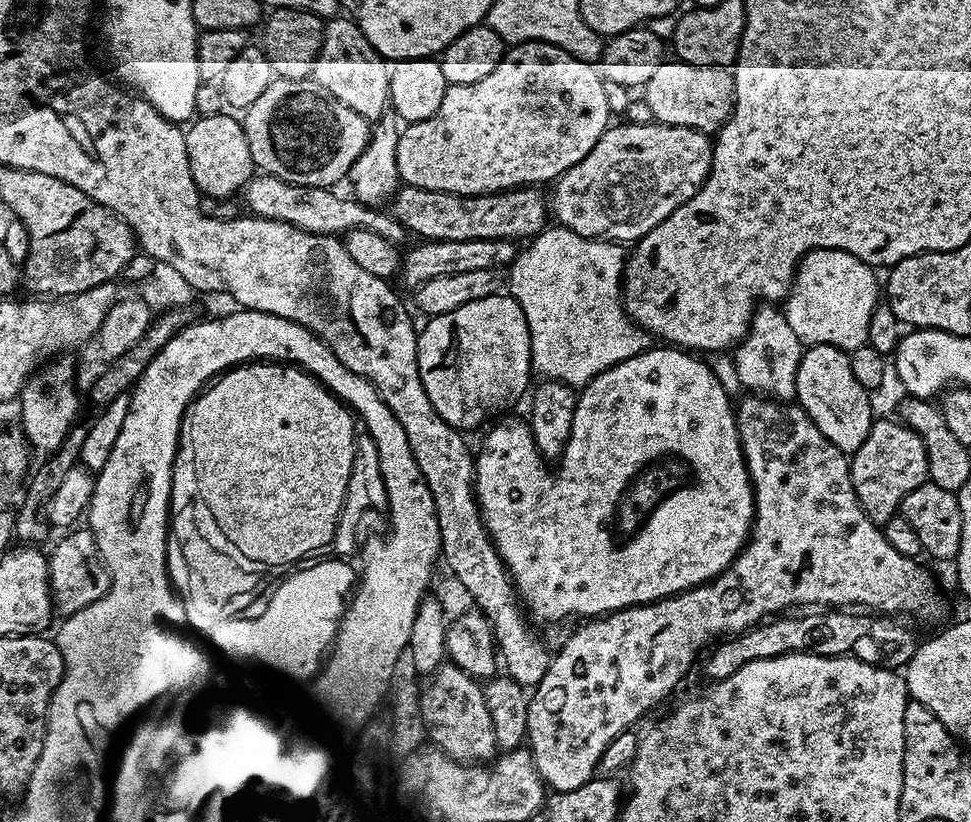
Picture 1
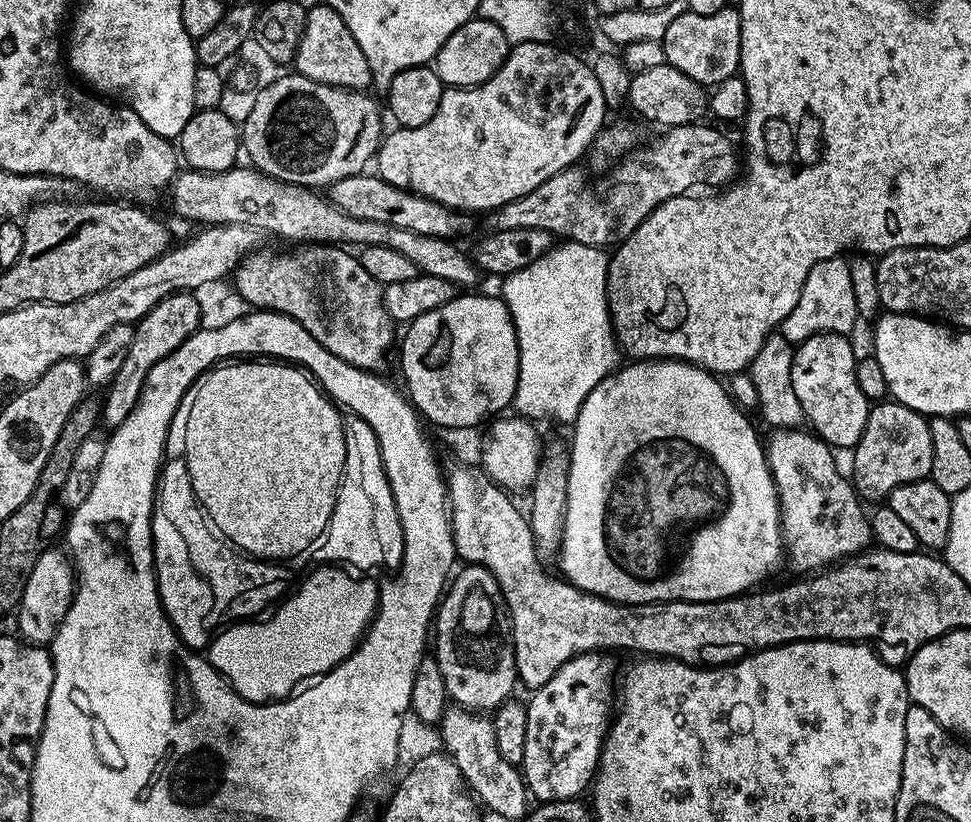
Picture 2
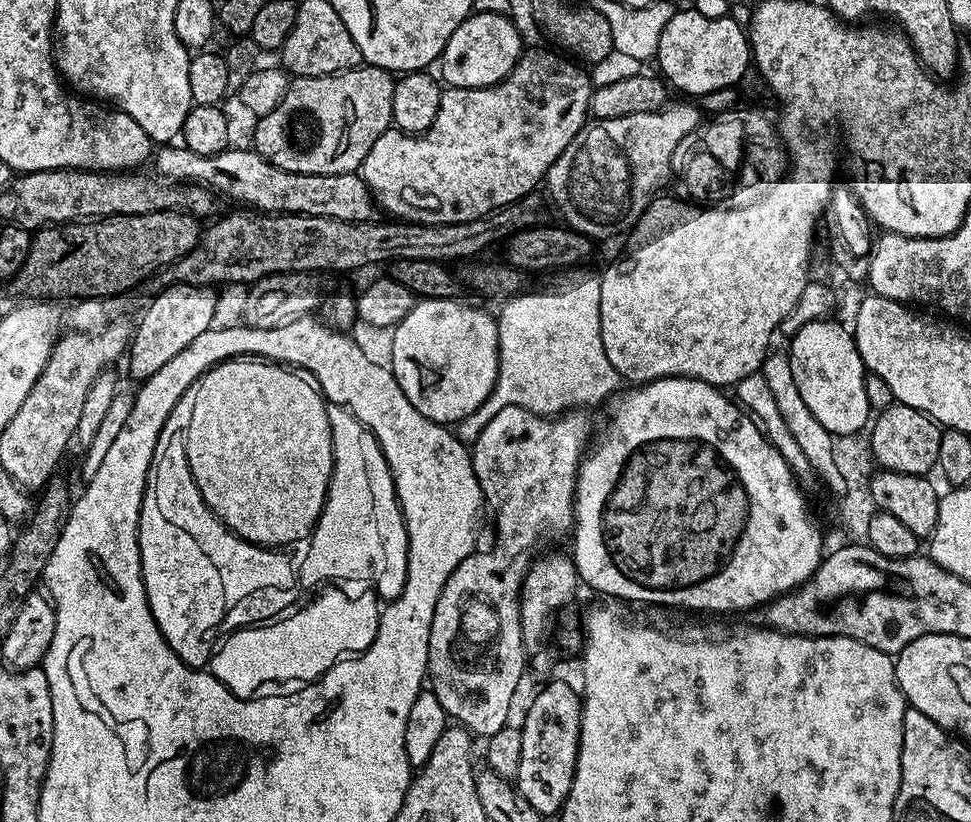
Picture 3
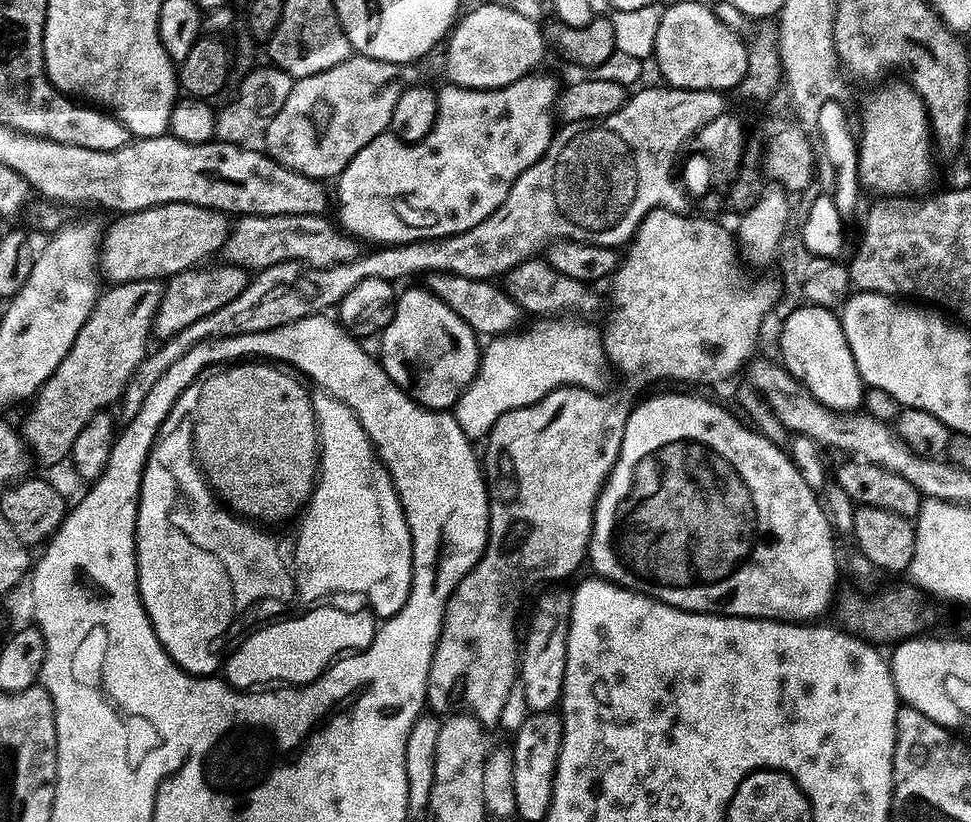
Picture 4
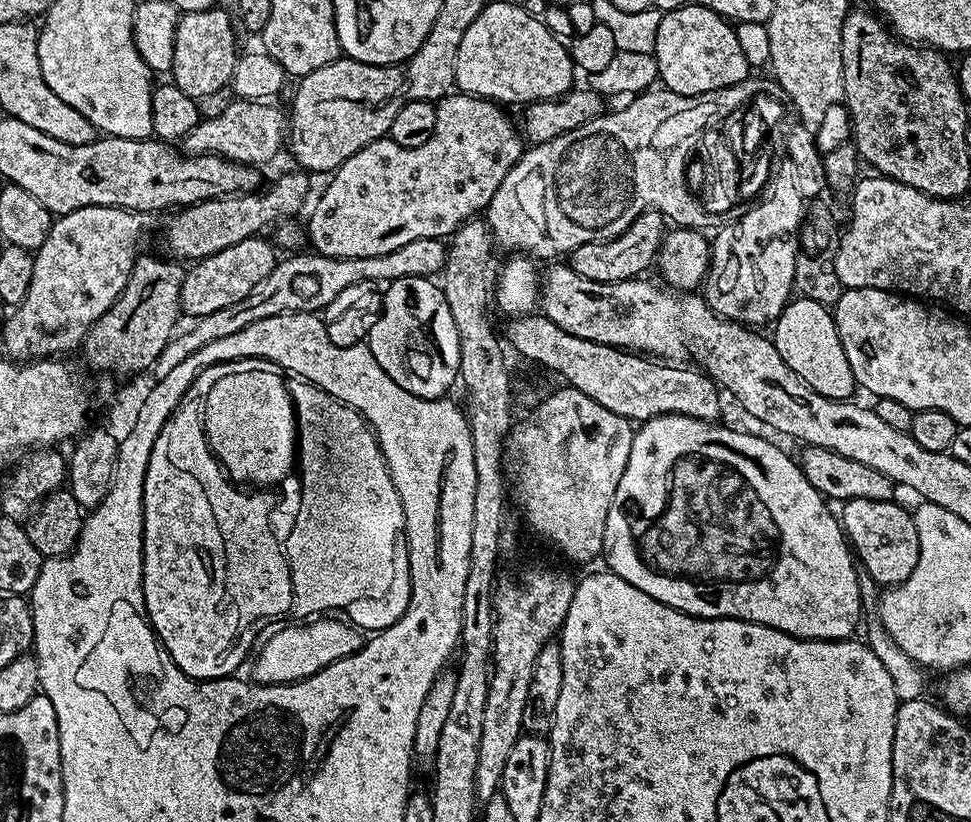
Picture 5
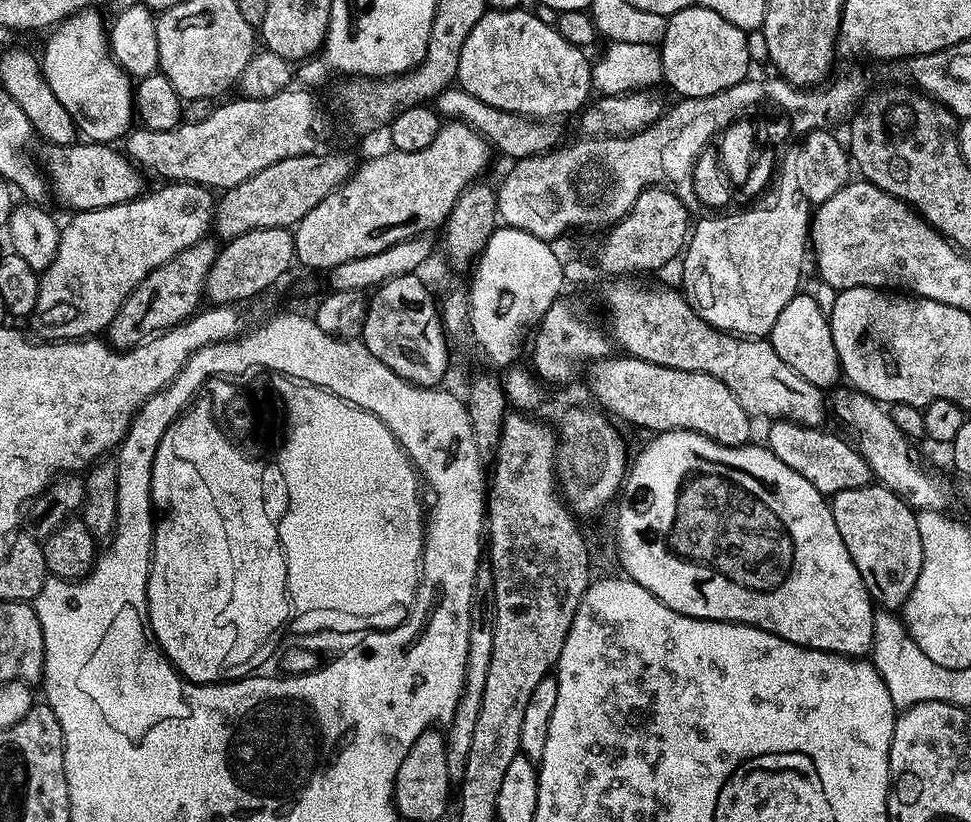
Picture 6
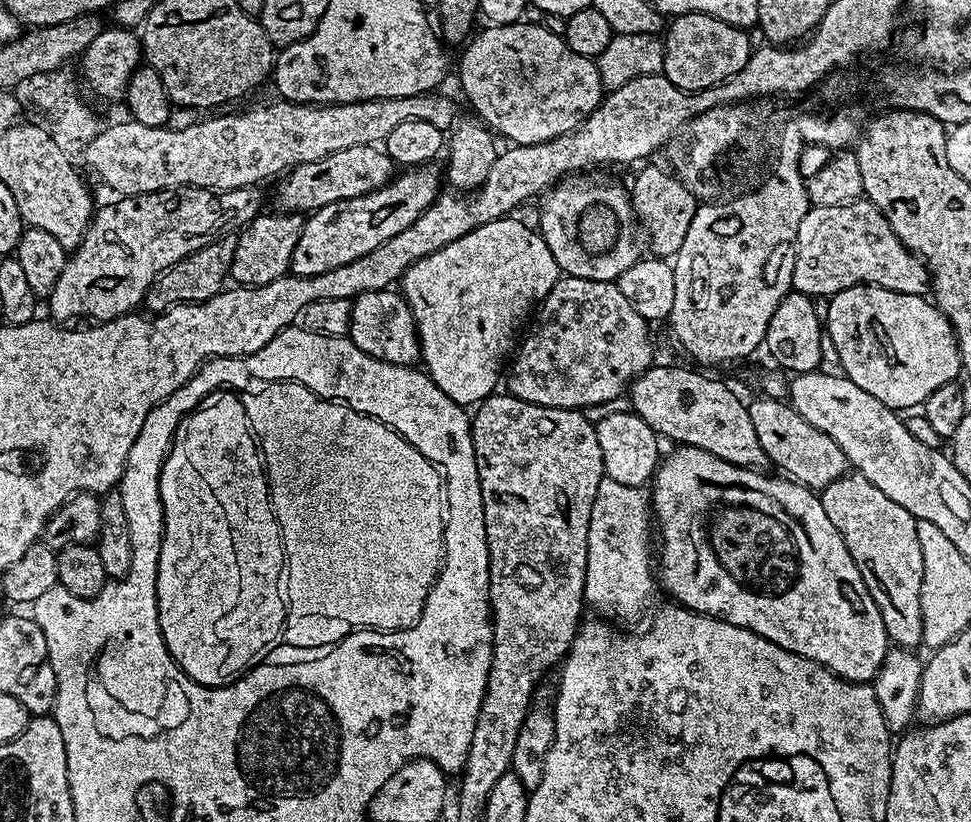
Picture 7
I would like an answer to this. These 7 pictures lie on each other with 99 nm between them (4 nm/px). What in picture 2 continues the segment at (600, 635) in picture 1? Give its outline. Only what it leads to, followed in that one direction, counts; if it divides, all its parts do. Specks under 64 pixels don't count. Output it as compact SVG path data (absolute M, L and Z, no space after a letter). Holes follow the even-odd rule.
M800 426L775 429L769 440L767 437L766 455L768 469L774 478L776 493L780 499L780 530L784 537L786 564L796 571L793 573L811 574L865 551L872 540L872 525L866 512L864 516L865 505L851 479L838 472L833 449L815 432L803 430ZM599 651L578 653L527 701L522 773L529 793L537 801L575 800L583 797L593 783L614 712L612 660L608 656Z

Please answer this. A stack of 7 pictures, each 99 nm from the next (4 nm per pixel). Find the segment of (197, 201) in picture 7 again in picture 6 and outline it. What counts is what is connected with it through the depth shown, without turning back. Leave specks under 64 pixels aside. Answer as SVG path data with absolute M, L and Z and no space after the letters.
M168 182L160 187L164 188L158 189L157 192L151 192L151 190L145 191L130 202L122 202L114 206L95 208L94 210L86 210L85 212L76 212L75 215L73 215L73 220L70 221L68 225L65 223L63 227L61 227L60 241L58 242L58 250L54 254L54 262L50 262L50 266L40 277L38 302L34 306L30 317L30 323L32 323L33 328L31 331L35 333L41 341L59 342L61 340L82 340L103 333L105 329L107 329L110 321L114 318L114 314L118 314L118 310L126 302L126 298L138 286L138 282L142 282L142 278L146 278L146 274L150 274L158 266L170 262L170 258L182 254L182 250L194 246L194 242L203 240L209 235L210 229L214 224L214 196L209 189L205 188L202 184L190 184L187 182Z

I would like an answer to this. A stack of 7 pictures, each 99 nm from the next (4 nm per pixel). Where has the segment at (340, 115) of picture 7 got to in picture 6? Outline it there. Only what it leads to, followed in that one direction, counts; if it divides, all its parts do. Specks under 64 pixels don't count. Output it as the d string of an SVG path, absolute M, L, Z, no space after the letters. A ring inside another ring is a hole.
M289 86L273 97L261 100L237 98L229 104L216 106L210 118L197 124L181 122L174 130L150 130L140 126L128 133L122 148L141 173L153 172L164 182L187 182L202 184L209 190L227 190L238 186L238 182L246 182L246 178L258 174L258 170L266 170L266 166L282 162L282 158L317 151L316 136L324 132L324 112L308 92L311 91L304 86ZM459 86L447 88L441 96L436 97L434 107L445 121L470 126L483 140L487 140L499 155L501 152L502 155L509 156L509 161L512 162L531 156L543 156L544 153L561 147L565 139L564 128L560 125L563 123L534 120L506 110L498 110L498 106L486 106L482 98L474 98L474 94Z

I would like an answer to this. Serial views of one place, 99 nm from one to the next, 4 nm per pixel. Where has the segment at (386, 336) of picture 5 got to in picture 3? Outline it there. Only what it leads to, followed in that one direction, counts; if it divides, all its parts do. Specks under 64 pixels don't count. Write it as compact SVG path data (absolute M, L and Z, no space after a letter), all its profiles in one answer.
M417 299L412 305L410 314L402 318L396 327L391 329L392 361L390 367L402 394L410 398L414 410L436 424L455 426L462 418L474 414L496 385L500 373L500 325L497 317L484 308L471 308L468 304L459 304L459 299L425 300Z

